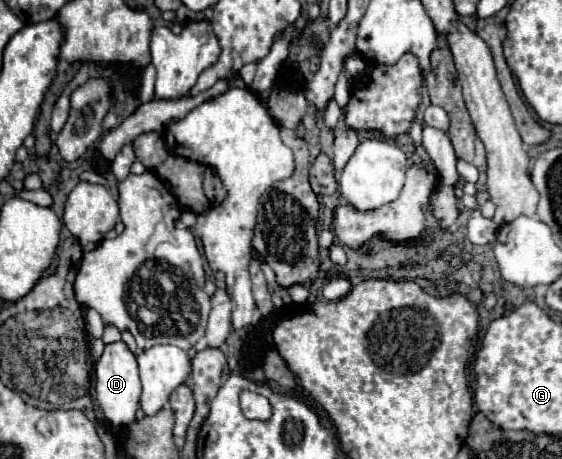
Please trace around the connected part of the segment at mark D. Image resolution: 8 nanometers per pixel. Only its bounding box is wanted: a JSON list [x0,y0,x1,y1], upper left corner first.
[96,341,140,425]

